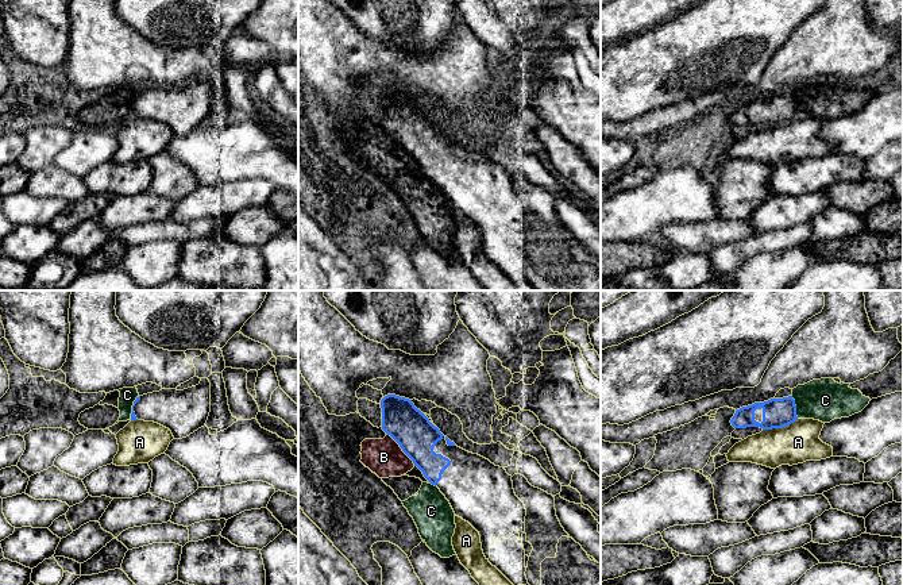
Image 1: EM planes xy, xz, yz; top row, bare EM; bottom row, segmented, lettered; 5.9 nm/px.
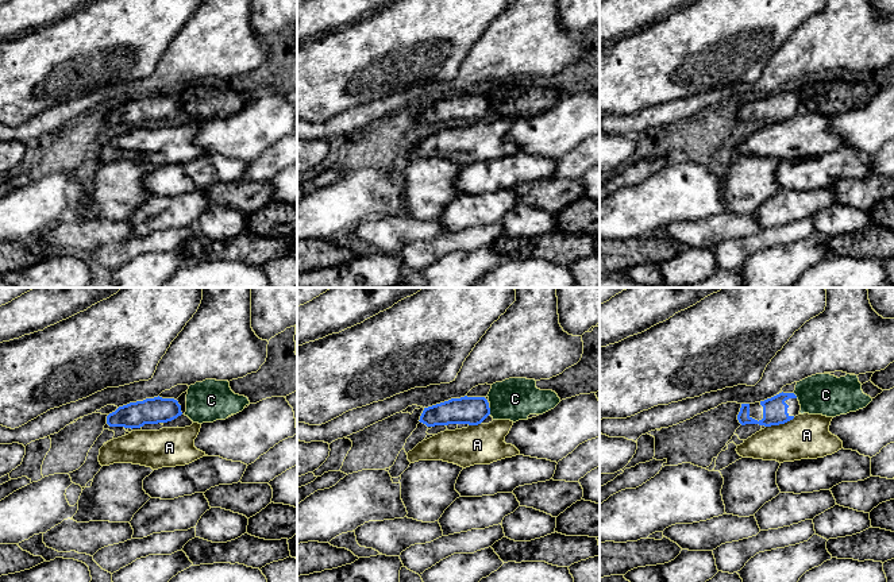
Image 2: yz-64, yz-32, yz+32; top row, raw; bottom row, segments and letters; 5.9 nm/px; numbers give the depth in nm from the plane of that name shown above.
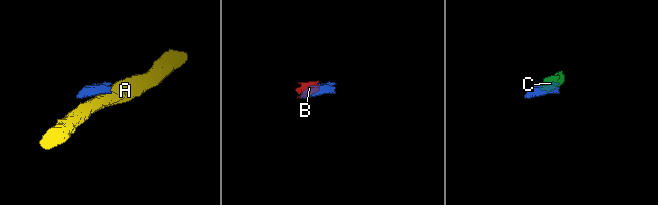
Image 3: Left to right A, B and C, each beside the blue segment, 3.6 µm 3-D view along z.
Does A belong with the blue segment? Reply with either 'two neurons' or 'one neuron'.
two neurons

